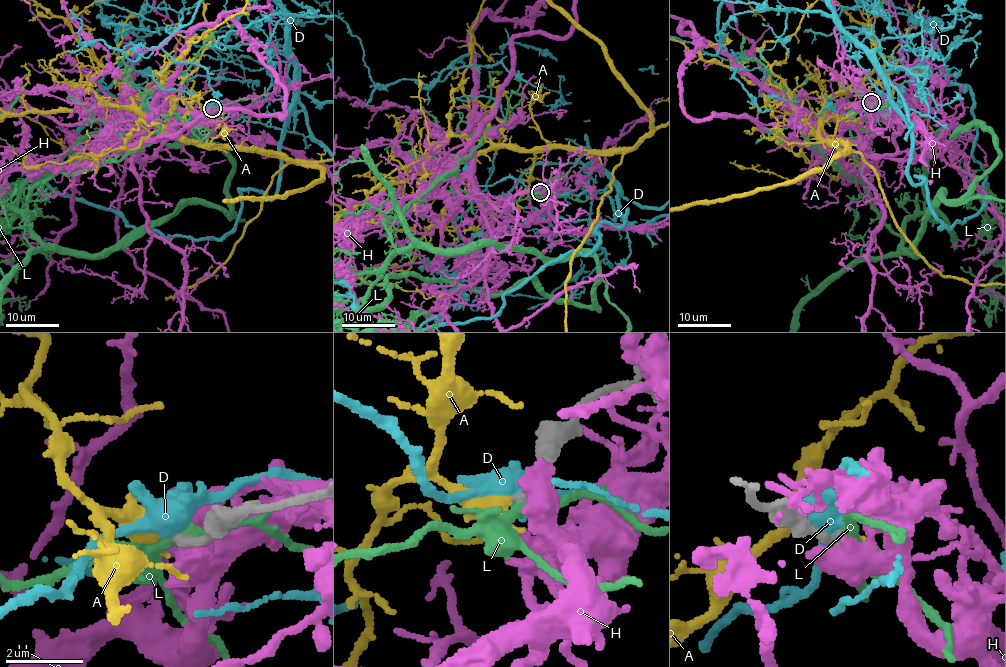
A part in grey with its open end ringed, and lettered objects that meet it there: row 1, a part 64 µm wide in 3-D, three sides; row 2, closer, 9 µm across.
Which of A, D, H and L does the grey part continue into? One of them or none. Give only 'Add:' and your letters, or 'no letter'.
Add: A

